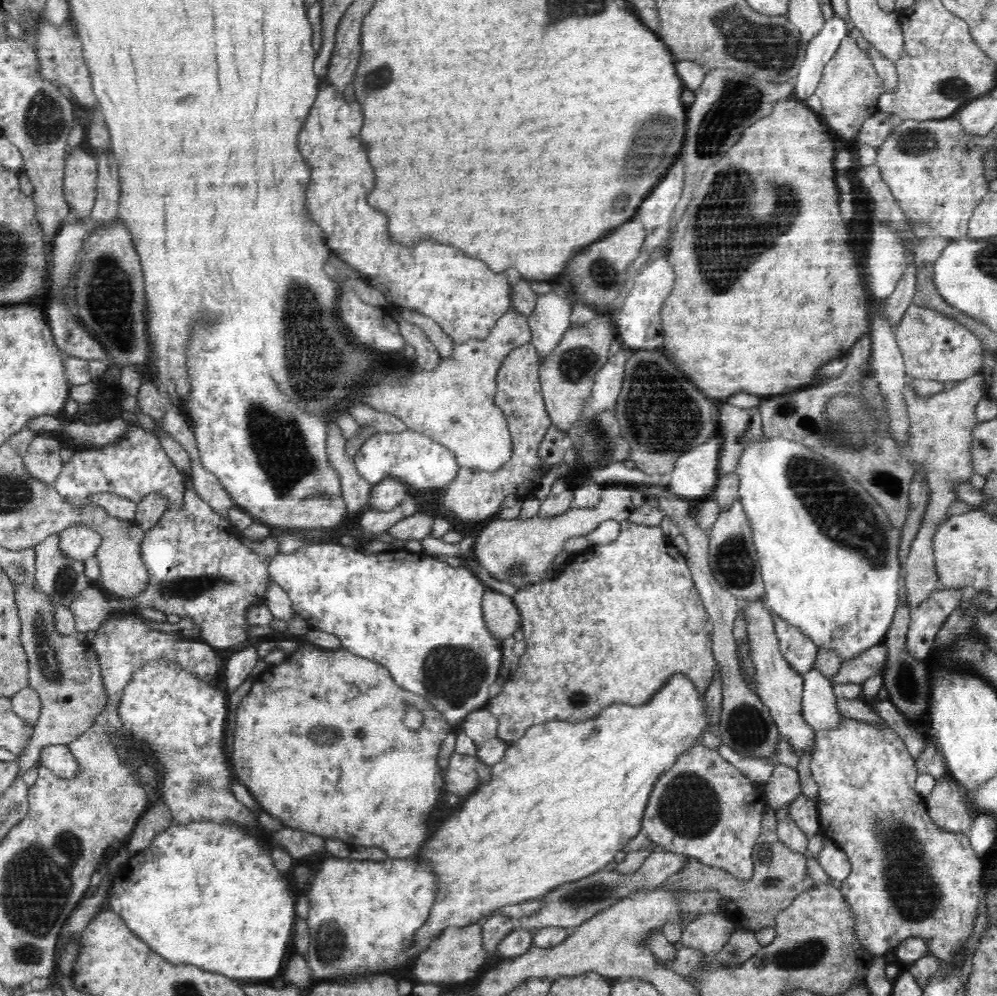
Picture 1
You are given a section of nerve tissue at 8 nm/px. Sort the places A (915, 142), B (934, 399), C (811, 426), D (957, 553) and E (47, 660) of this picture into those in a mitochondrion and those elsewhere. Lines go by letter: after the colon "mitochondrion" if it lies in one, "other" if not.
A: mitochondrion
B: other
C: mitochondrion
D: other
E: mitochondrion

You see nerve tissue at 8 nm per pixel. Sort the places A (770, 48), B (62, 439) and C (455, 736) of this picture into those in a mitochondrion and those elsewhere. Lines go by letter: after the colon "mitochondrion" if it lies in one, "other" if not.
A: mitochondrion
B: other
C: other

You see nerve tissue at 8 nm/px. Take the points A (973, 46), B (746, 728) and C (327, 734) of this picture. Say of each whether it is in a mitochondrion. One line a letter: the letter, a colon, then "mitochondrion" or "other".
A: other
B: mitochondrion
C: mitochondrion

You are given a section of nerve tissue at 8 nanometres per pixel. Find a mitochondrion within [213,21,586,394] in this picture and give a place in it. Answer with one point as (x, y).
(378, 77)

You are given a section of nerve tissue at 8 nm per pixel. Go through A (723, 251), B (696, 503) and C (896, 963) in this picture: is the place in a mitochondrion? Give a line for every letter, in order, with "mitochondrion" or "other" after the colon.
A: mitochondrion
B: other
C: other

